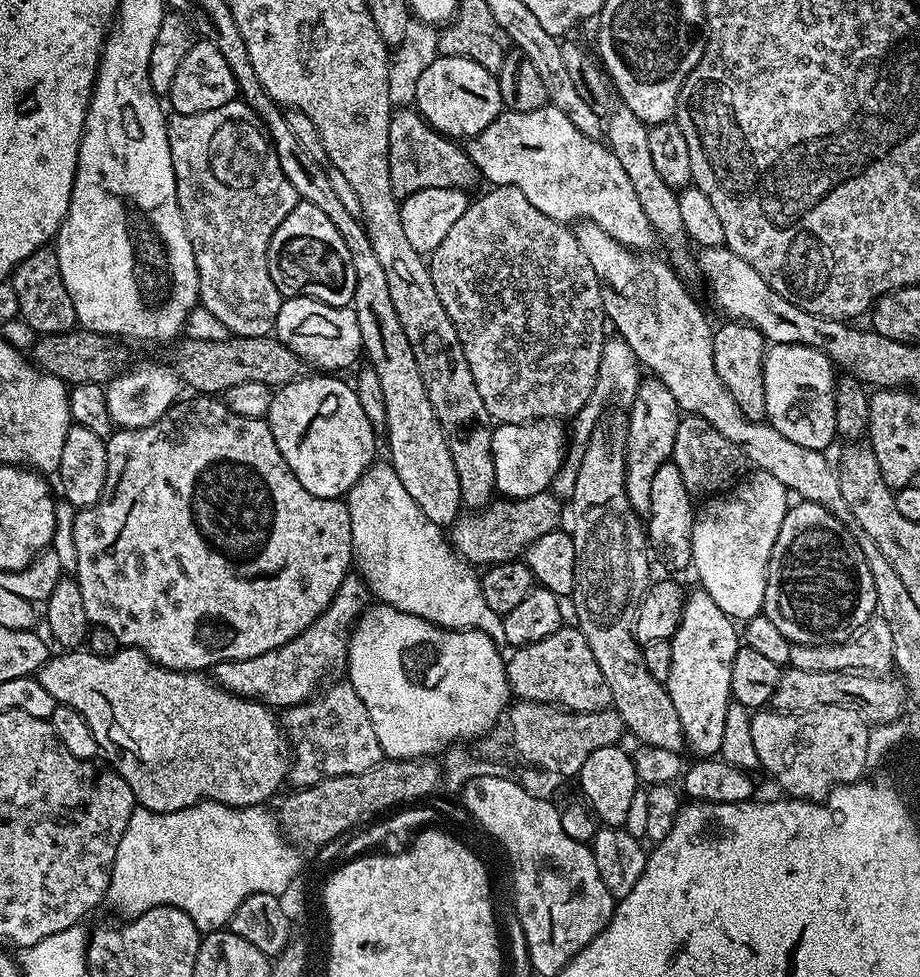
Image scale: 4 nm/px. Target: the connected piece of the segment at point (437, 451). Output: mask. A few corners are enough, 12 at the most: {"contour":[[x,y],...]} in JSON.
{"contour":[[352,242],[350,307],[382,382],[392,469],[422,514],[462,503],[374,246]]}

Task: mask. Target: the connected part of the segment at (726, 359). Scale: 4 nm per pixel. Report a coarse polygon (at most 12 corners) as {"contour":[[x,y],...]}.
{"contour":[[747,322],[713,335],[714,370],[749,425],[765,419],[766,341]]}

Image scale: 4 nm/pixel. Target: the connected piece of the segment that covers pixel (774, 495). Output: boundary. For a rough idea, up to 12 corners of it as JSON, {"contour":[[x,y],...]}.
{"contour":[[759,470],[697,507],[699,587],[736,622],[761,615],[790,507]]}

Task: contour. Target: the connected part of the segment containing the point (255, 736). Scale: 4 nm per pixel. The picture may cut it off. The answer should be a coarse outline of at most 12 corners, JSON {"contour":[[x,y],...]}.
{"contour":[[136,648],[49,655],[139,807],[268,802],[263,703]]}

